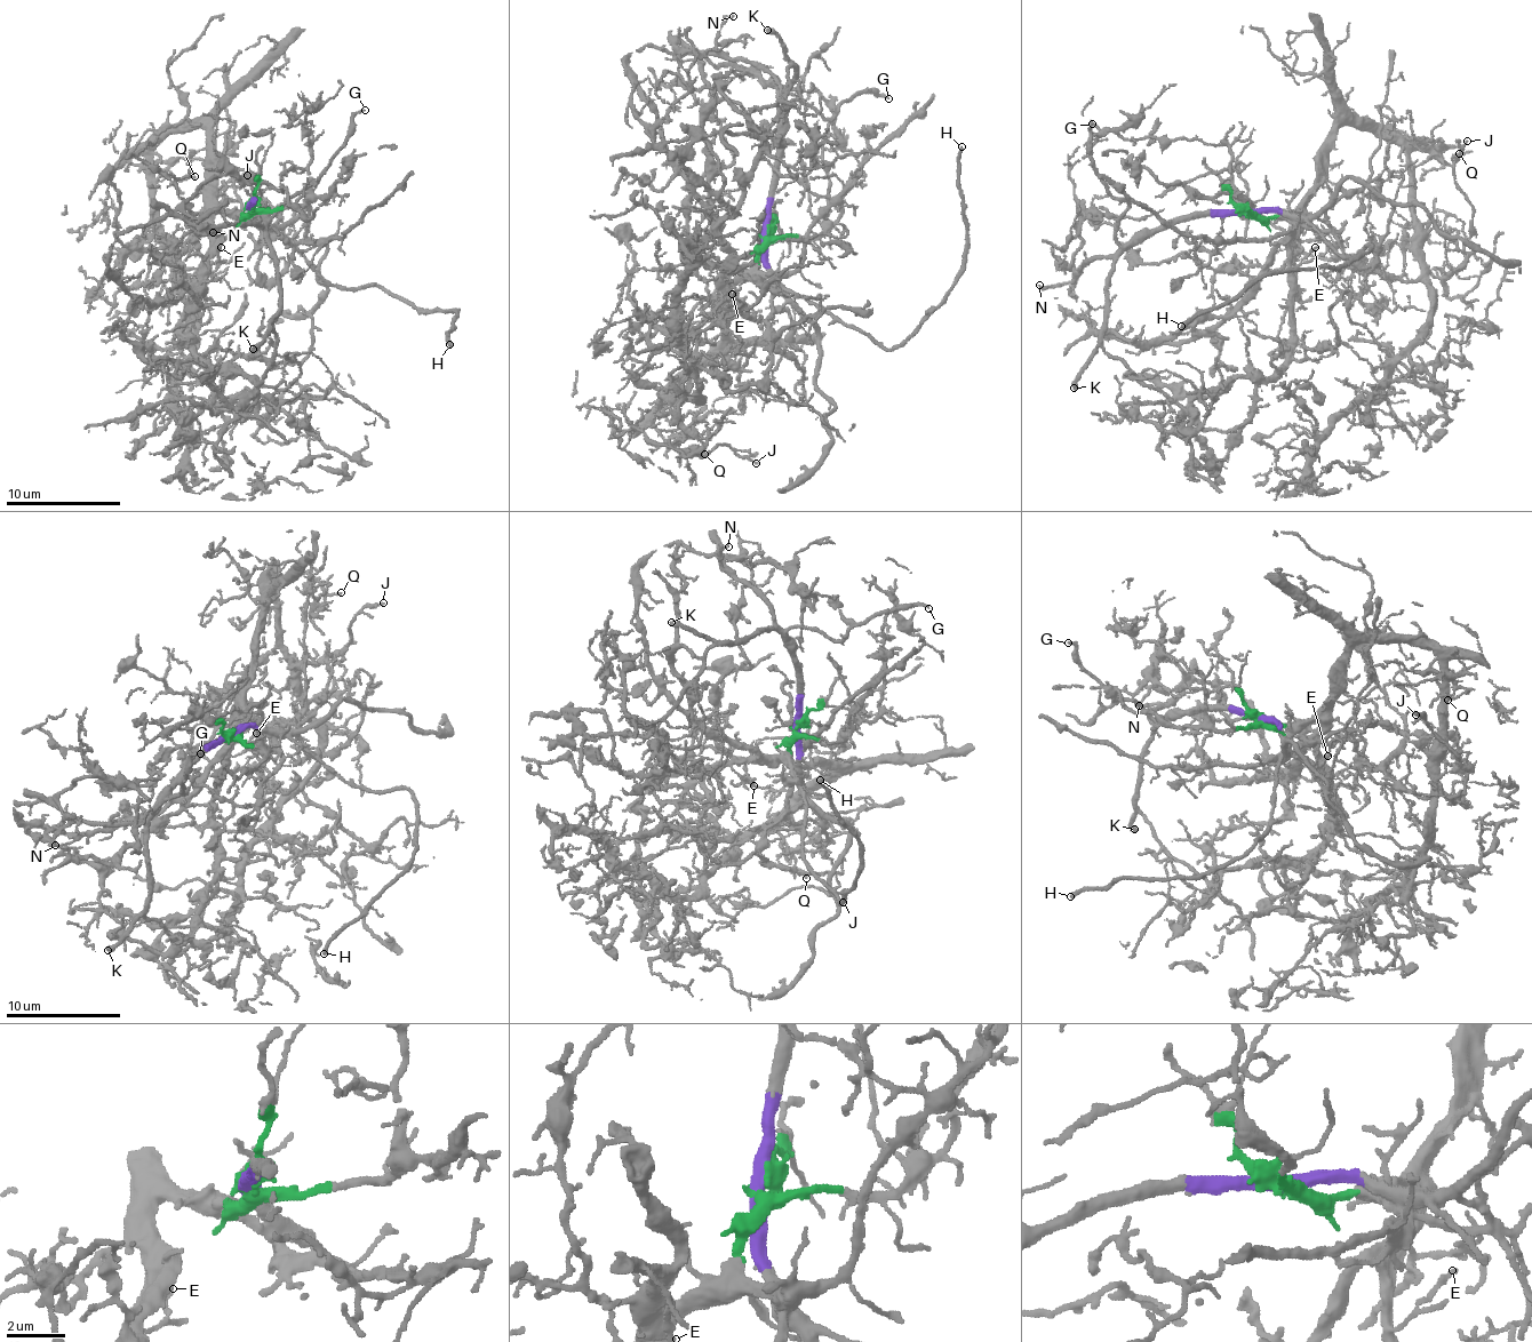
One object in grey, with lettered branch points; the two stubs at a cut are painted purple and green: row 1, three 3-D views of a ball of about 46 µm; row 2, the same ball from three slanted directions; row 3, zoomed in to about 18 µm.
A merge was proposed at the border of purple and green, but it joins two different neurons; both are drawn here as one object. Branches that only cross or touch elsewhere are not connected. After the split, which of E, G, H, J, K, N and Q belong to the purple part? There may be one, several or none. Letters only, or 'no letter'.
G, H, K, N

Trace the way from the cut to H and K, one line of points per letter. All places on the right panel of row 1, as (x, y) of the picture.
H: (1246, 212), (1289, 212), (1348, 257), (1372, 248), (1337, 266), (1250, 280), (1223, 304), (1195, 312), (1181, 326)
K: (1246, 212), (1180, 217), (1146, 230), (1123, 252), (1108, 287), (1102, 342), (1075, 389)

